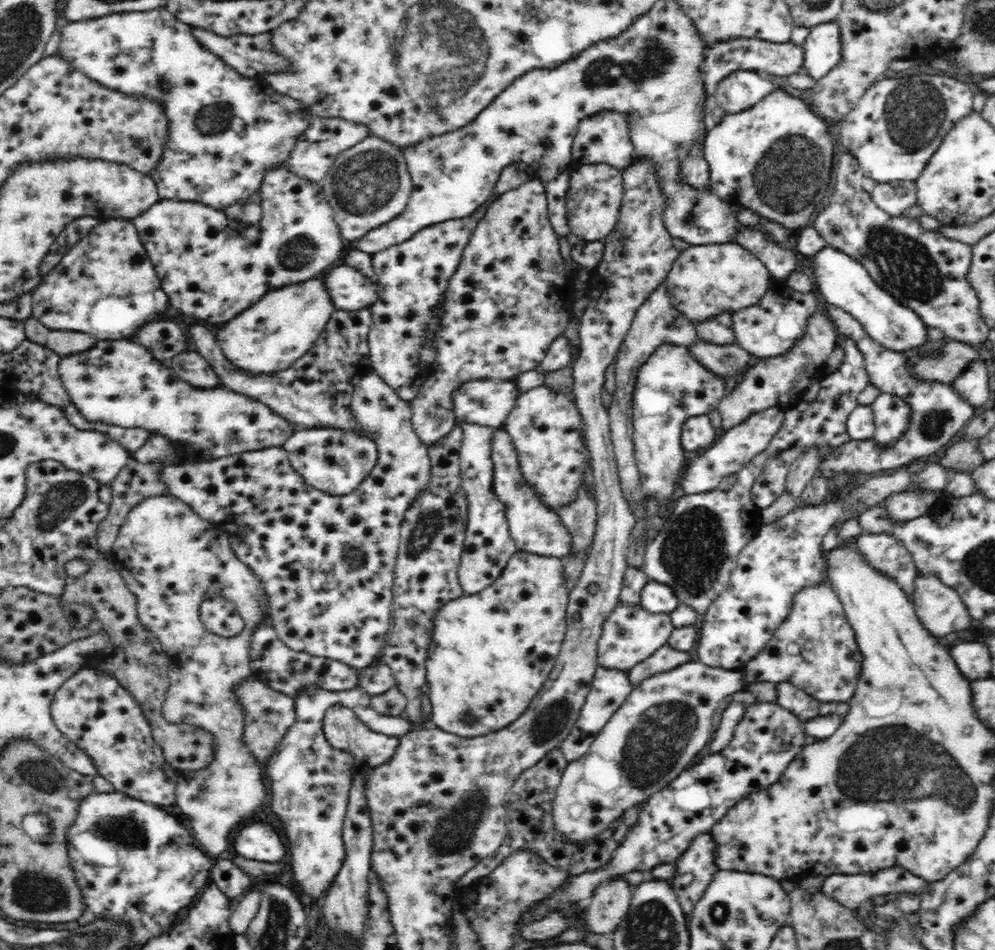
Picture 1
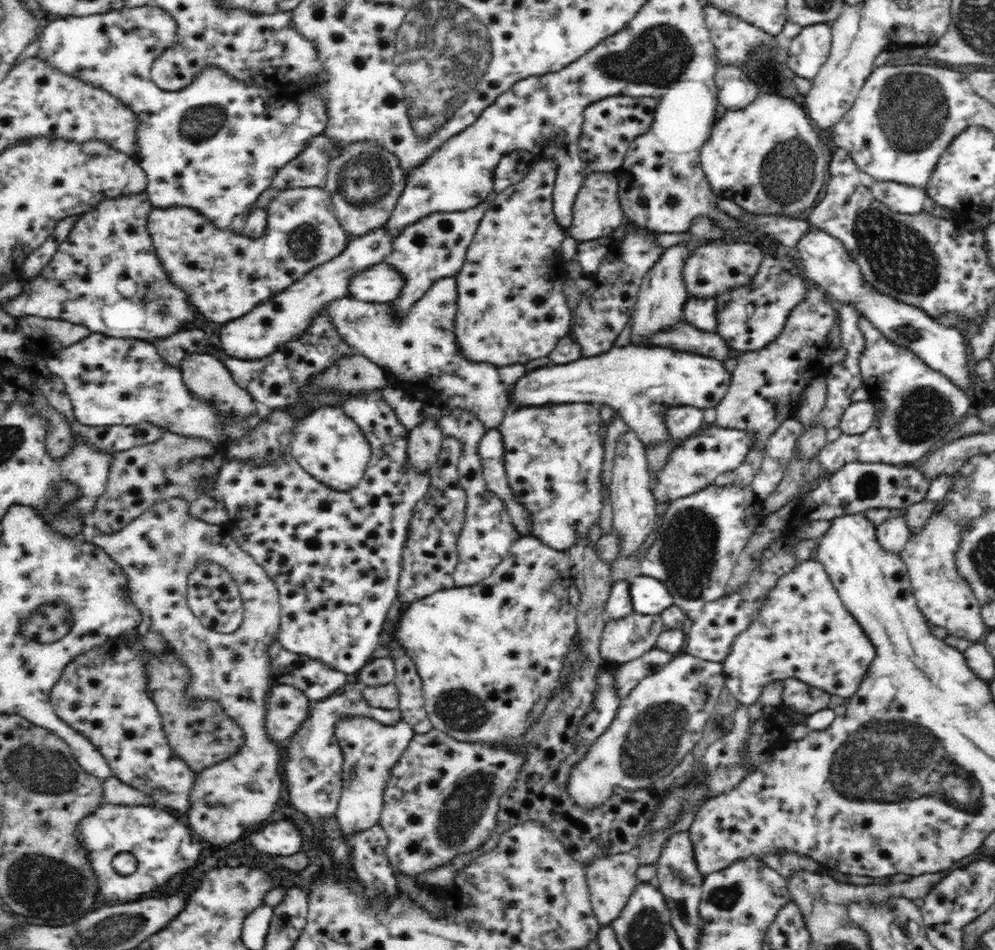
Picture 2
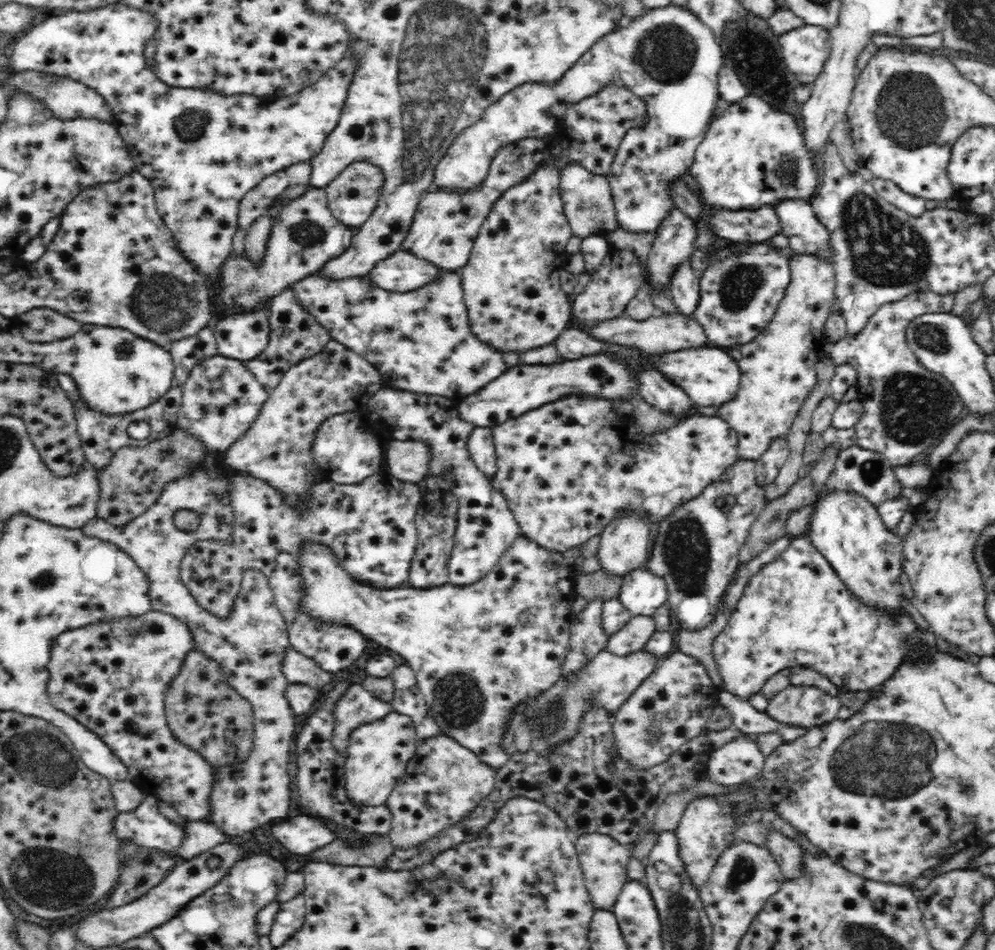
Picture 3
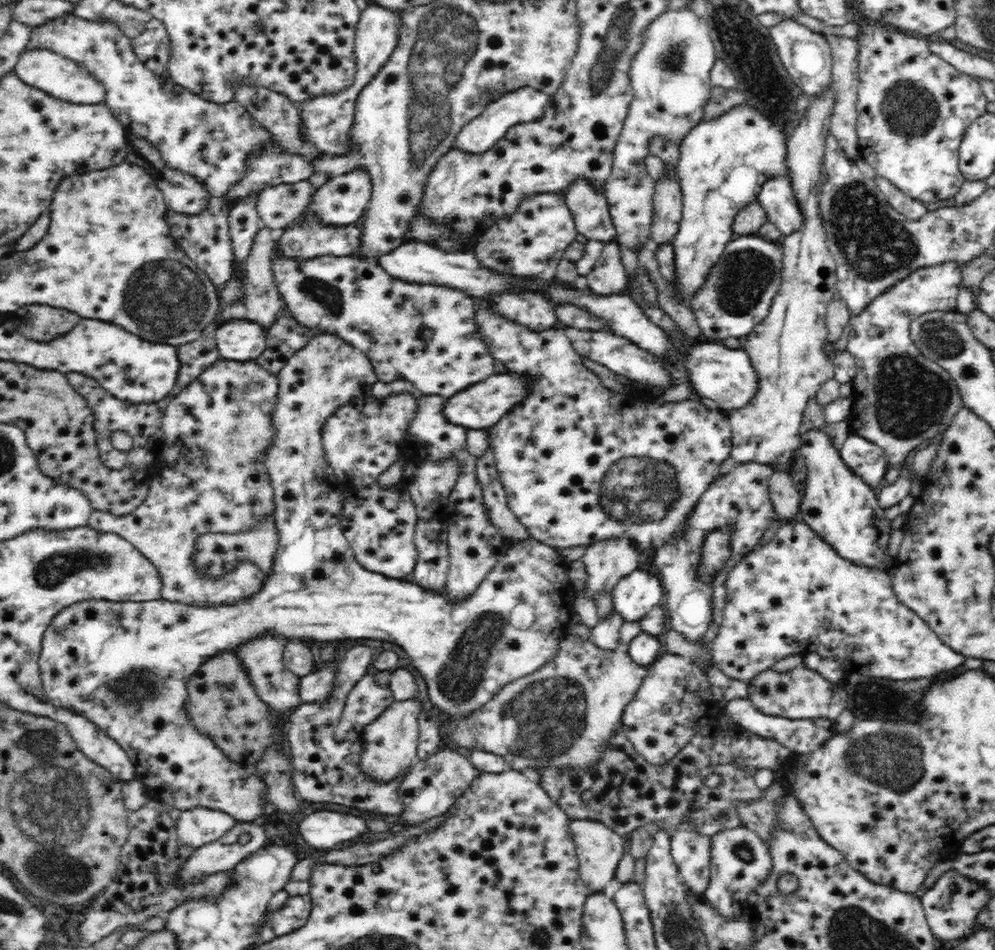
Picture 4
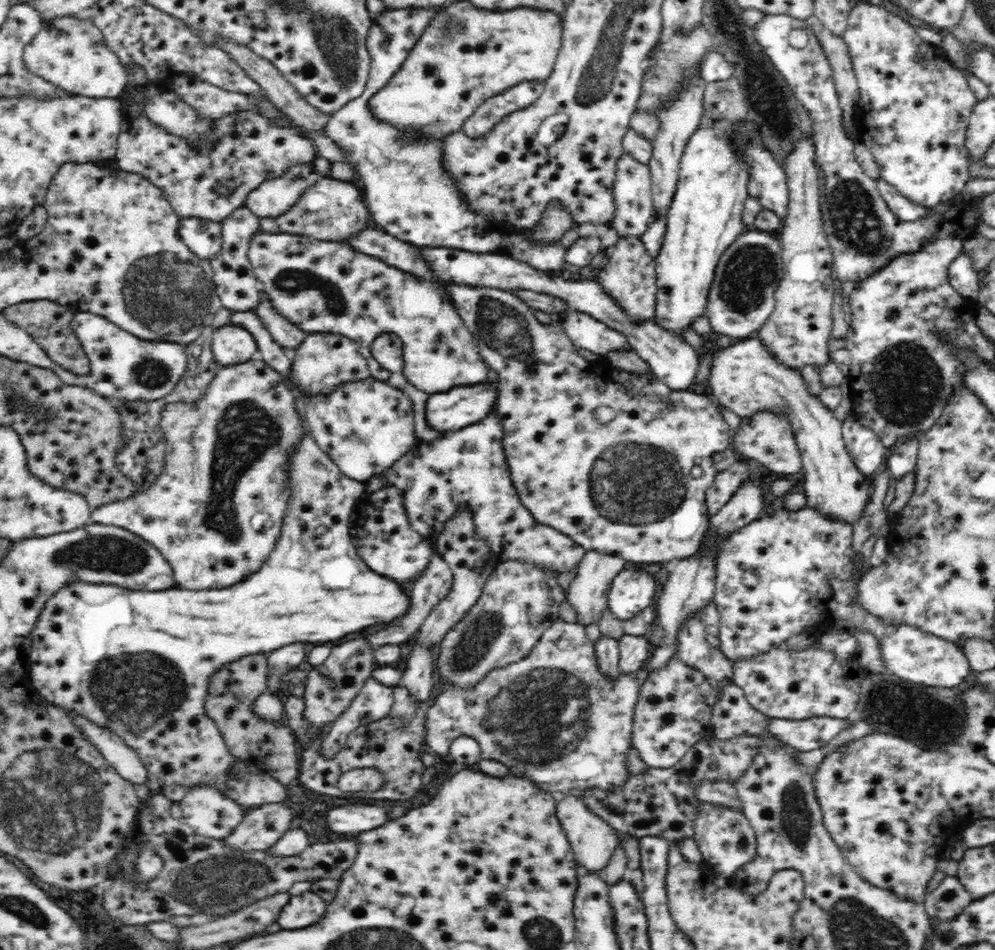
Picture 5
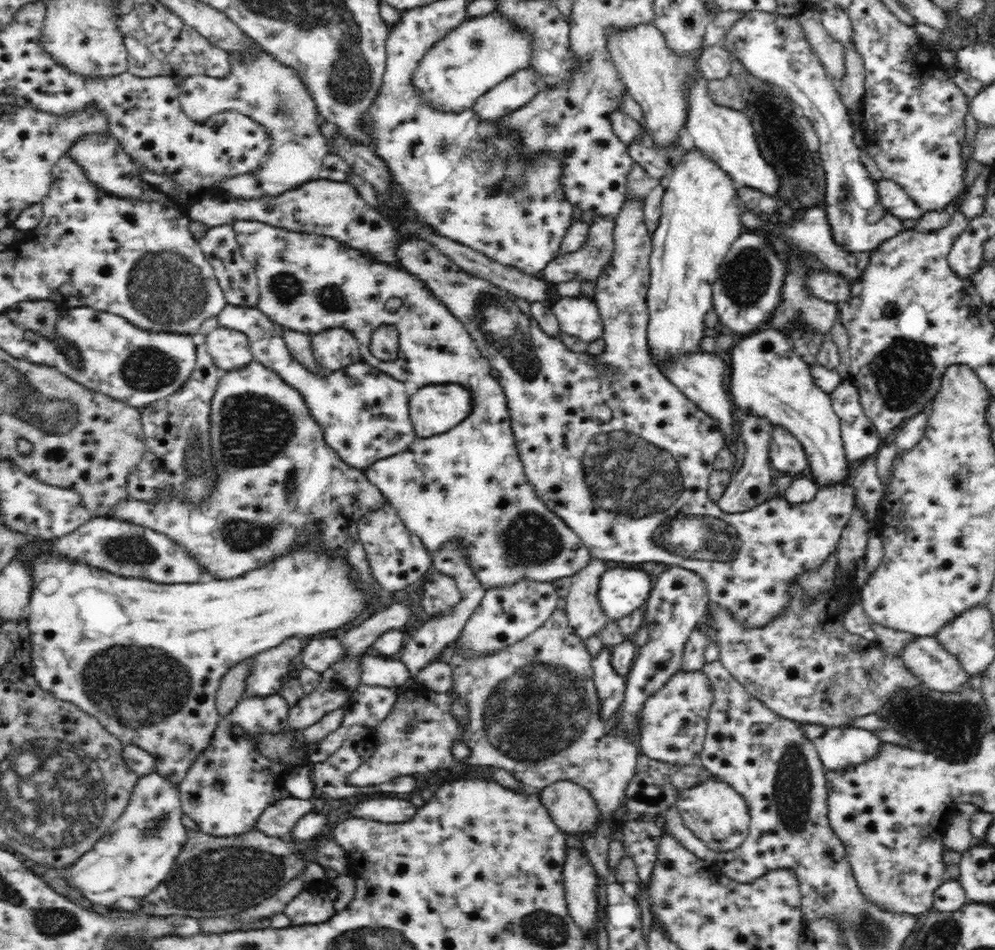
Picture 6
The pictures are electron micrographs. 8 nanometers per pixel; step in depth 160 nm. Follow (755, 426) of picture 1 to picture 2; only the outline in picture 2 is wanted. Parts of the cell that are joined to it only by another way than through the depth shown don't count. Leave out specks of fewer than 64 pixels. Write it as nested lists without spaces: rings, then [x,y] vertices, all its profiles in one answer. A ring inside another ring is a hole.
[[[714,426],[710,430],[701,430],[693,437],[687,437],[678,448],[672,450],[668,464],[660,472],[658,484],[654,488],[656,502],[676,500],[693,495],[695,492],[714,484],[716,476],[735,470],[745,462],[752,451],[752,436],[747,431]]]

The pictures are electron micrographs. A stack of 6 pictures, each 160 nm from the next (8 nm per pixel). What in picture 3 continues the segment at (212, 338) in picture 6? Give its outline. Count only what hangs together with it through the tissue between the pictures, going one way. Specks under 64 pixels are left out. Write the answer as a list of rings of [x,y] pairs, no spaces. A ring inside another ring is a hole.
[[[268,306],[256,308],[255,311],[248,313],[233,313],[230,316],[228,315],[228,318],[222,315],[212,327],[219,355],[243,362],[256,359],[262,355],[270,340],[270,311],[270,306]]]

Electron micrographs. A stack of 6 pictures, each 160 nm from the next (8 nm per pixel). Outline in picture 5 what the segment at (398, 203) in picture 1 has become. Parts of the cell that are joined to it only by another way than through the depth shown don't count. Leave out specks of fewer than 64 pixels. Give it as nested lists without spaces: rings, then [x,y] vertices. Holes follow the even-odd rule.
[[[322,177],[302,193],[298,202],[279,217],[260,217],[260,232],[290,233],[325,241],[348,239],[368,226],[367,205],[354,183],[334,177]]]

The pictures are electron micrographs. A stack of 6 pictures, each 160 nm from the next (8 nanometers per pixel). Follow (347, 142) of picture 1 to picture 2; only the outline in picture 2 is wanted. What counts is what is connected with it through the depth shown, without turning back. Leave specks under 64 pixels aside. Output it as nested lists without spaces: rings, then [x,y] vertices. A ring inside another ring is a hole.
[[[325,131],[318,136],[314,136],[306,144],[300,155],[277,170],[277,175],[271,180],[272,184],[270,188],[272,190],[278,190],[286,188],[322,187],[325,182],[329,164],[332,162],[332,160],[328,158],[328,147],[331,147],[331,141],[328,141]]]

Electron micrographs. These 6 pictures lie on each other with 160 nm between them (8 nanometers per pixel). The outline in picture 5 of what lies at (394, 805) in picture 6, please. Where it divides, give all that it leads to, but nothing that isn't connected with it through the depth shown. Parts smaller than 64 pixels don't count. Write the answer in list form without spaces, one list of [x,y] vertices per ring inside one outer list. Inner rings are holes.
[[[342,806],[332,808],[325,817],[326,827],[339,839],[348,839],[352,834],[368,832],[388,822],[386,810],[380,806]]]

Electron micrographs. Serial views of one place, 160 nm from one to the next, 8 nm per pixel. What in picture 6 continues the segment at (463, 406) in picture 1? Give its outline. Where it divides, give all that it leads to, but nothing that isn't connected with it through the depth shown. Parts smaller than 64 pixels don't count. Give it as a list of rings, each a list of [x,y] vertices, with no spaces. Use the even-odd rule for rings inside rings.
[[[237,220],[233,222],[236,238],[239,244],[239,250],[244,258],[256,271],[259,282],[259,301],[256,307],[263,314],[271,317],[271,321],[278,328],[285,331],[295,331],[306,335],[317,334],[332,328],[344,328],[354,335],[359,345],[361,358],[369,365],[373,365],[379,372],[384,372],[395,380],[405,382],[413,382],[418,388],[424,388],[427,385],[434,384],[460,384],[466,391],[470,391],[472,398],[470,399],[470,412],[460,424],[455,425],[448,432],[441,435],[429,436],[428,438],[416,437],[413,444],[403,452],[396,453],[394,456],[387,457],[384,460],[378,460],[364,469],[366,479],[370,481],[385,498],[391,502],[396,508],[400,520],[406,525],[406,528],[413,532],[416,536],[420,536],[421,541],[431,554],[442,548],[450,538],[456,538],[467,548],[469,554],[469,563],[475,570],[475,575],[482,583],[485,590],[490,588],[498,588],[516,584],[521,580],[531,580],[531,582],[551,582],[557,578],[571,577],[586,566],[592,559],[589,548],[582,542],[582,539],[570,528],[560,517],[556,516],[549,507],[537,496],[537,491],[529,483],[525,477],[525,468],[522,467],[521,456],[517,452],[517,446],[514,443],[513,429],[510,428],[510,413],[508,405],[506,405],[506,393],[501,391],[499,382],[492,378],[492,368],[489,360],[482,356],[478,346],[474,344],[471,335],[466,328],[454,317],[449,308],[444,305],[433,292],[414,275],[405,271],[403,268],[389,264],[388,262],[380,263],[375,260],[369,253],[350,248],[346,244],[338,242],[336,239],[320,236],[315,234],[306,234],[292,232],[283,228],[276,228],[274,225],[264,224],[262,221],[253,220]],[[391,326],[399,333],[399,356],[394,361],[381,361],[373,356],[369,350],[371,336],[379,327]]]

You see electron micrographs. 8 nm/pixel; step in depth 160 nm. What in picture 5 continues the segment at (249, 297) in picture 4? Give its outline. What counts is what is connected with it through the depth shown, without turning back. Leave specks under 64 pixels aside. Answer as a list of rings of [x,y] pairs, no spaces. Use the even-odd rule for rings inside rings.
[[[260,298],[251,311],[257,314],[263,328],[272,335],[275,343],[288,352],[296,350],[307,335],[298,326],[291,324],[286,317],[279,315],[269,298]]]

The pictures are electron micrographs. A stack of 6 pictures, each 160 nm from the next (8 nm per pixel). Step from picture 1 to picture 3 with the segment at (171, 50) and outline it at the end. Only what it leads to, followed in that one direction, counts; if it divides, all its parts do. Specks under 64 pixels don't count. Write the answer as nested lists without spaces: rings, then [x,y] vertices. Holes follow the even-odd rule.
[[[123,2],[109,4],[104,8],[97,8],[94,12],[74,12],[67,11],[68,14],[48,16],[40,24],[34,26],[26,34],[20,34],[16,44],[12,44],[7,60],[13,67],[12,70],[28,70],[40,73],[51,73],[62,77],[68,77],[72,80],[81,82],[87,87],[93,88],[107,102],[107,106],[111,108],[113,115],[113,125],[118,129],[122,140],[125,141],[126,148],[130,148],[133,155],[135,169],[142,173],[153,184],[154,198],[157,204],[157,211],[163,218],[163,222],[171,232],[177,243],[177,247],[182,253],[194,264],[201,274],[207,275],[208,281],[211,283],[211,294],[214,299],[220,299],[220,274],[224,262],[229,258],[230,252],[233,252],[232,238],[239,226],[239,204],[244,195],[257,187],[267,176],[281,171],[290,165],[308,161],[313,159],[318,152],[325,146],[325,140],[330,132],[338,124],[341,119],[341,112],[344,110],[345,98],[349,92],[350,83],[353,82],[354,72],[358,68],[358,63],[350,57],[344,57],[337,66],[330,69],[317,83],[311,84],[304,88],[295,96],[256,96],[255,94],[246,95],[220,95],[218,91],[207,90],[206,88],[176,88],[170,87],[162,82],[150,65],[146,62],[144,56],[147,46],[158,37],[159,22],[154,15],[149,12],[139,11],[137,8],[128,7]]]

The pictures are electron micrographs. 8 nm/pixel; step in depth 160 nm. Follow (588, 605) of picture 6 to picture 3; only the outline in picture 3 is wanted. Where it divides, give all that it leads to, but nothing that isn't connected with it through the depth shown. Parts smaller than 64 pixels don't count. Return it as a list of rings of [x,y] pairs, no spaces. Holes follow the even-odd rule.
[[[622,510],[620,514],[609,524],[606,524],[600,535],[600,545],[597,551],[597,557],[601,562],[603,575],[606,572],[609,574],[617,574],[623,576],[628,572],[640,568],[644,568],[648,554],[648,540],[650,540],[650,522],[648,519],[640,516],[638,511]]]

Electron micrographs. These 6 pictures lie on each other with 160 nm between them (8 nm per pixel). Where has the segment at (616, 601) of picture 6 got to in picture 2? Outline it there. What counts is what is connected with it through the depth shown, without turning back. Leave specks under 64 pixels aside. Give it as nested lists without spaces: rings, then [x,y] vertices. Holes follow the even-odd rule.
[[[640,574],[630,578],[630,581],[630,595],[636,612],[660,615],[662,611],[674,605],[672,594],[661,580]]]

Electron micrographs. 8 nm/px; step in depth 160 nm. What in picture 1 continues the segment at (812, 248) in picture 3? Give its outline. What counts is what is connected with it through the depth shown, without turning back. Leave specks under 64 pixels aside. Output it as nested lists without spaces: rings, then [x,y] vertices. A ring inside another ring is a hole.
[[[826,244],[814,255],[814,272],[818,282],[816,290],[820,290],[822,298],[854,317],[862,329],[883,348],[902,353],[926,344],[927,327],[921,317],[879,287],[866,268],[853,257]]]

